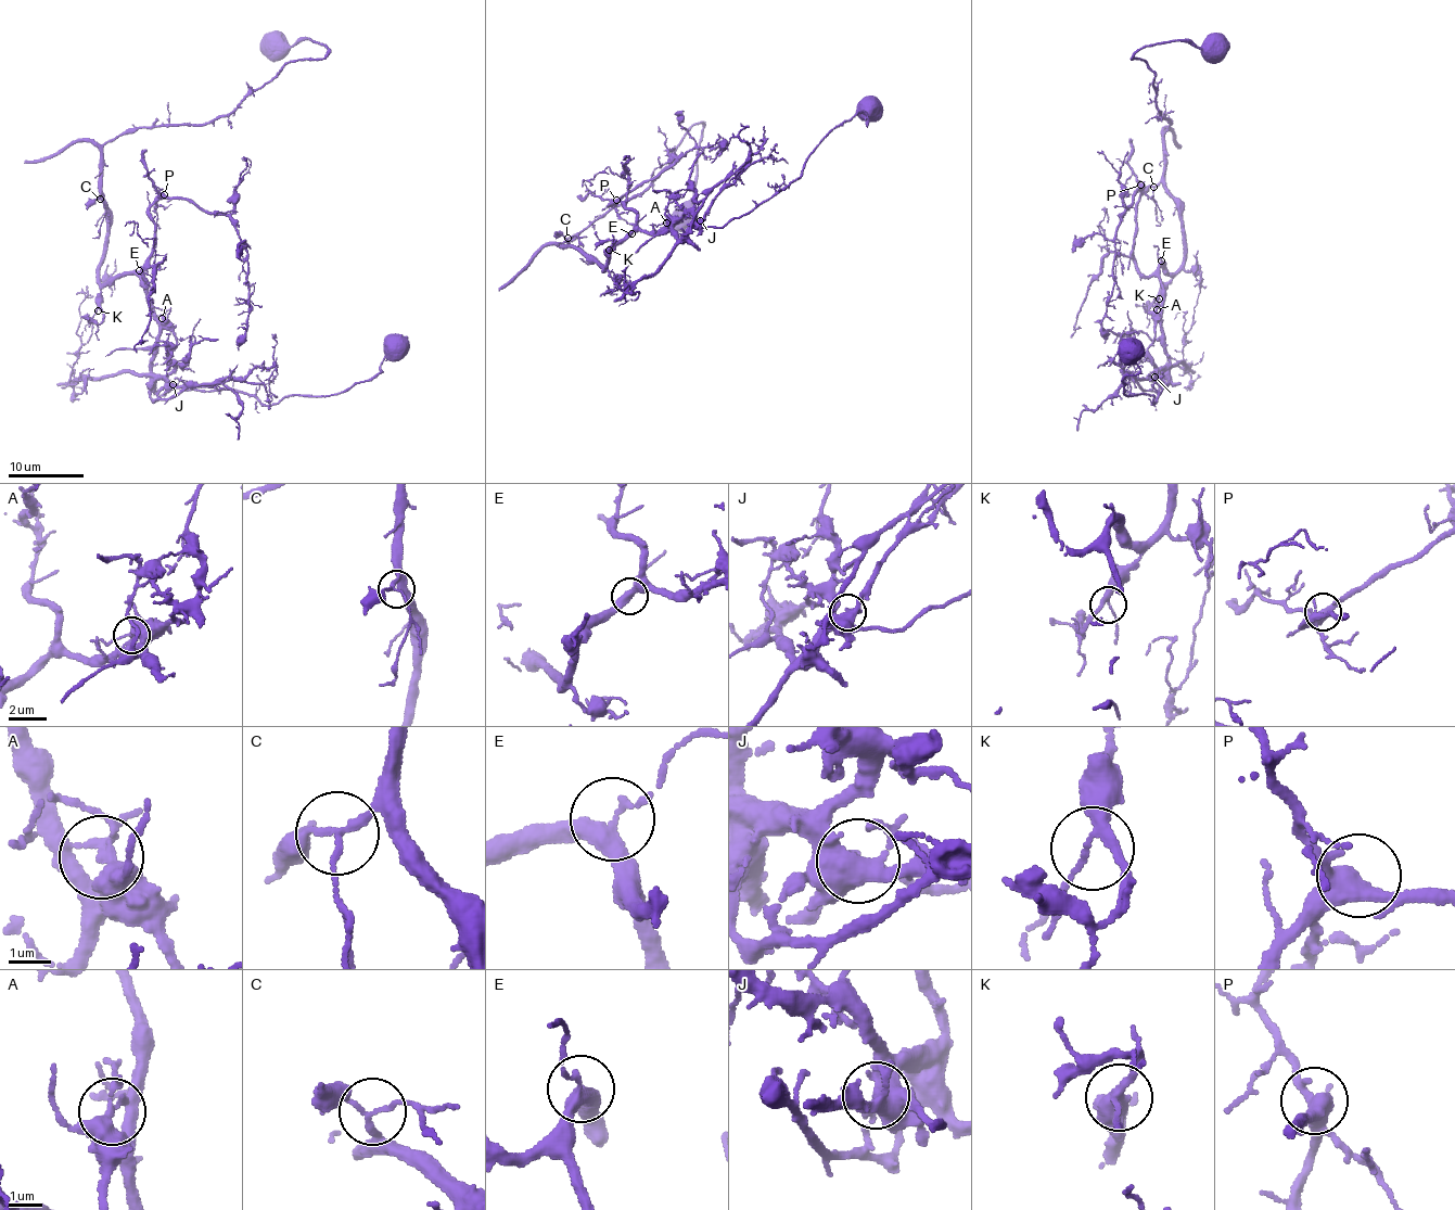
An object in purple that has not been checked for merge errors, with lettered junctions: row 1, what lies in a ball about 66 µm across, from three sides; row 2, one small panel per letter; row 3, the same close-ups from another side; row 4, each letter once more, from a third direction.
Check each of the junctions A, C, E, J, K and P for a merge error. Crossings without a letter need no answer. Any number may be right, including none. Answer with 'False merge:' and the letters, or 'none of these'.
False merge: A

